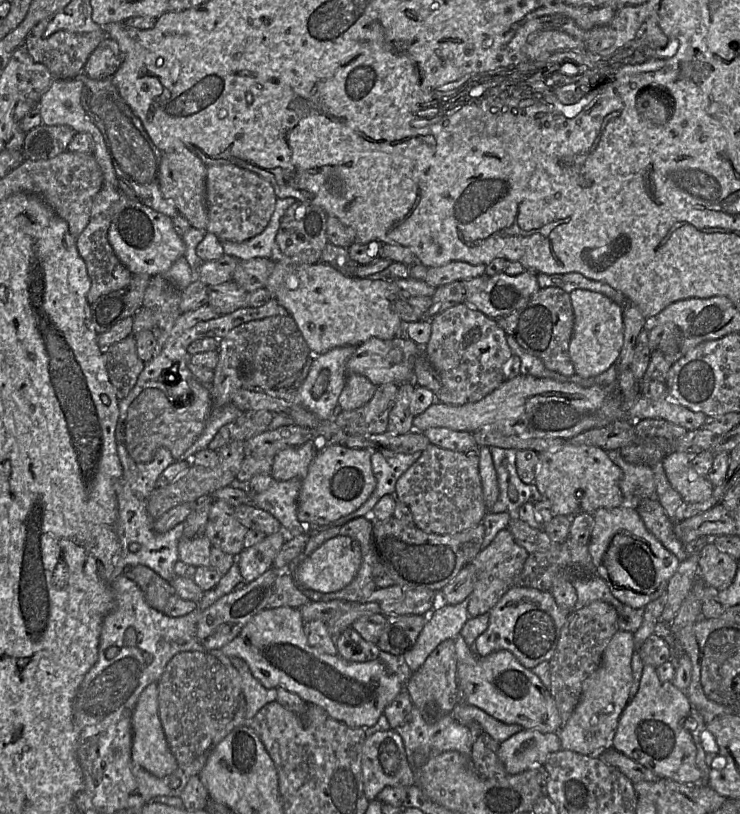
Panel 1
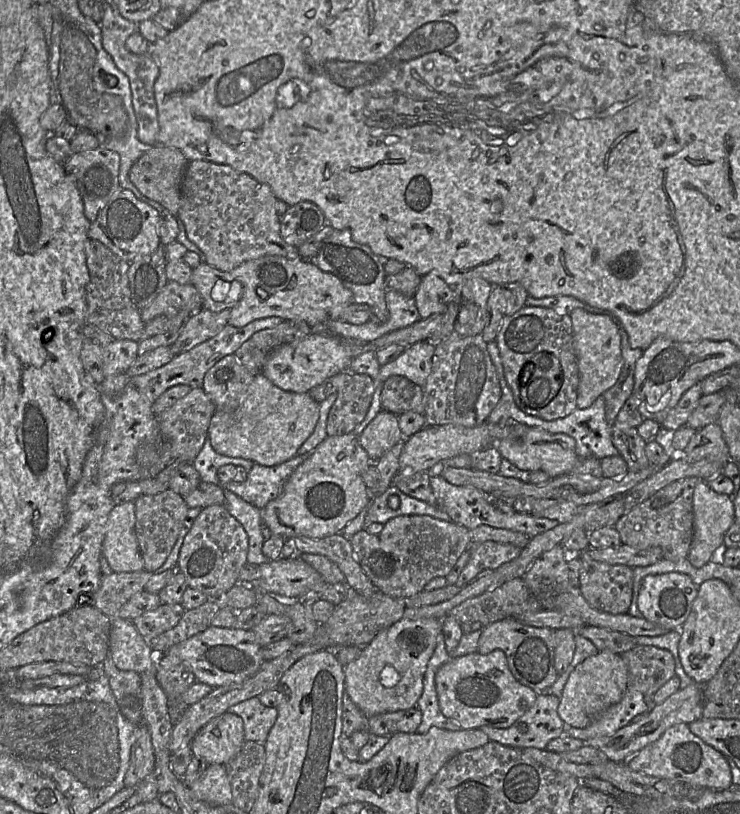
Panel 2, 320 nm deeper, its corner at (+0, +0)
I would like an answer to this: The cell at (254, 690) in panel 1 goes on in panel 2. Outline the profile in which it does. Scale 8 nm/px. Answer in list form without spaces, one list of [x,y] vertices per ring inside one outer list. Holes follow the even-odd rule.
[[[258,697],[237,703],[229,707],[227,712],[242,719],[245,741],[258,742],[262,745],[278,715],[277,708],[264,706]]]

